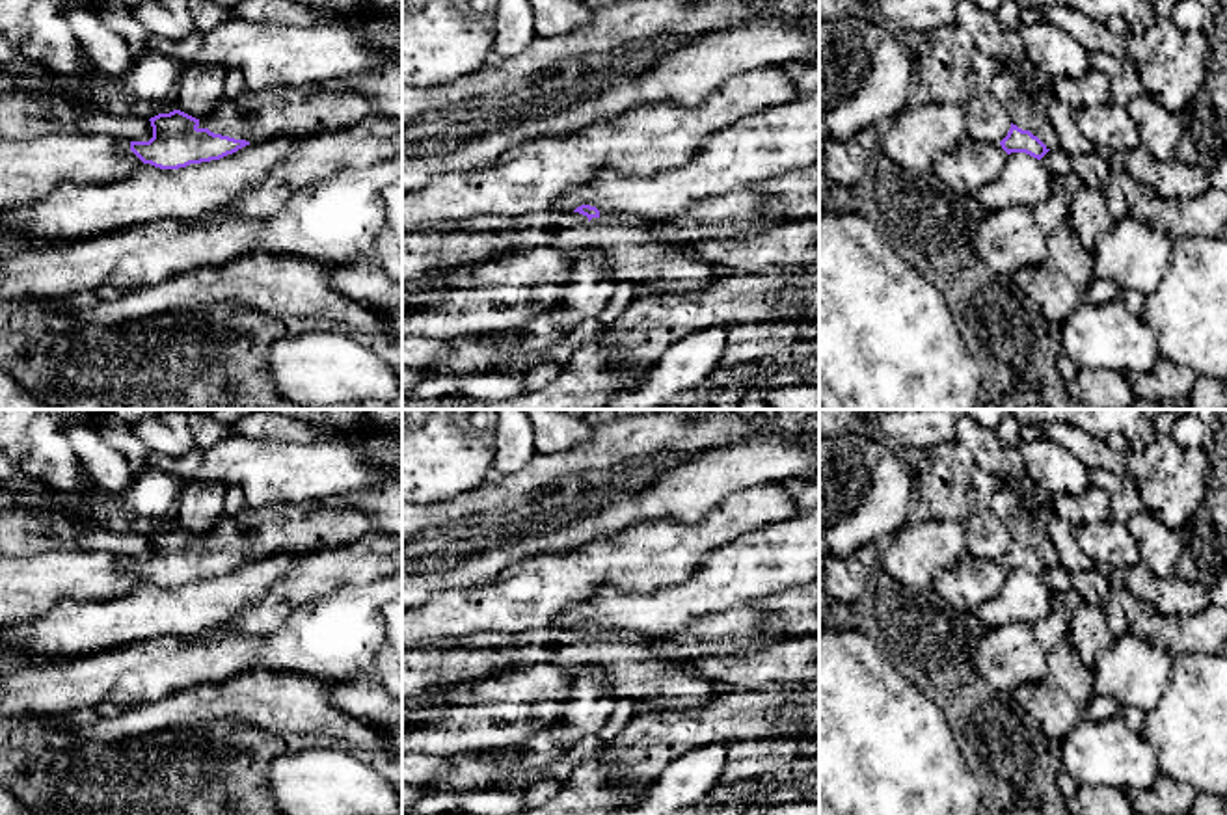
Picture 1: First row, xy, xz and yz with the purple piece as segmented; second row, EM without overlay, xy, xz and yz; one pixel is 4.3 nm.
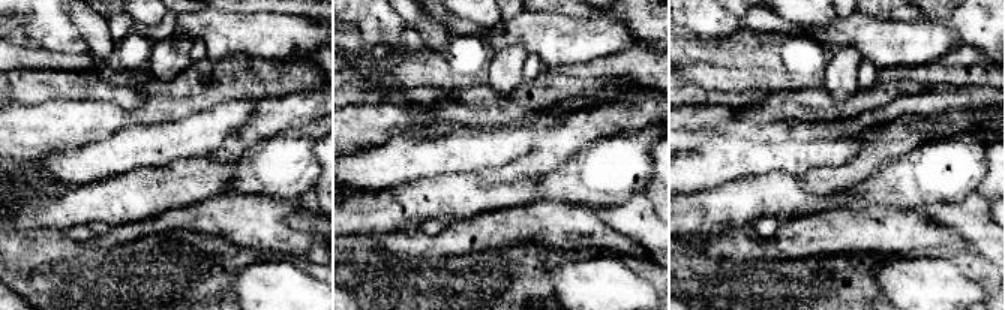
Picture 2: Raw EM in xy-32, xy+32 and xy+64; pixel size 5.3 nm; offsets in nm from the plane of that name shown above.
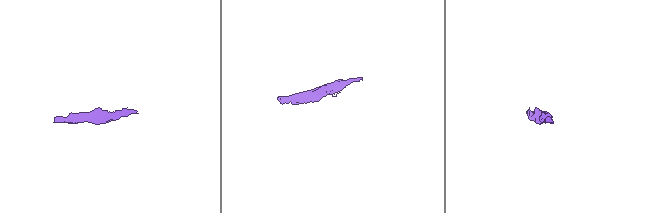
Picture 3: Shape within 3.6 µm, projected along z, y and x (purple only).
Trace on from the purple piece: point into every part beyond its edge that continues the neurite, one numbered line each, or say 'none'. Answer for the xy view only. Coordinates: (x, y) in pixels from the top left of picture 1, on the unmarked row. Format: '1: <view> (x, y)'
1: xy (254, 533)

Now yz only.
1: yz (1024, 529)

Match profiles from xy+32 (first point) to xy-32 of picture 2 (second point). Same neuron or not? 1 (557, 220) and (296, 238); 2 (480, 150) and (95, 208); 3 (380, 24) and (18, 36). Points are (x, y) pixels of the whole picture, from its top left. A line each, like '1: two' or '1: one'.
1: one
2: two
3: two

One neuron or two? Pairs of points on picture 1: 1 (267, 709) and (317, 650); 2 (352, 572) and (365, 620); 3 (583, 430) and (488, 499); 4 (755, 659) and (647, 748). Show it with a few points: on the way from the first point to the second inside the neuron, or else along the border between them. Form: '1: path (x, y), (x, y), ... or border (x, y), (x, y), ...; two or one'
1: border (256, 668), (300, 672), (337, 683); two
2: border (382, 575), (360, 585), (343, 585), (317, 598); two
3: border (593, 432), (566, 449), (537, 454); two
4: border (786, 681), (768, 681), (758, 689), (743, 691); two

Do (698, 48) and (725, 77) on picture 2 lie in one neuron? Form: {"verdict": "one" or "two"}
{"verdict": "one"}

